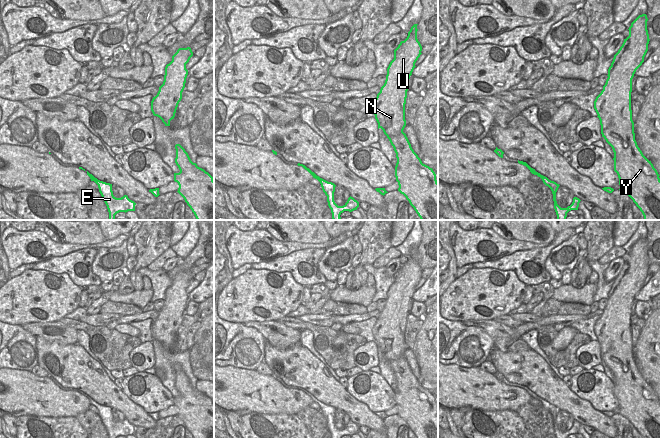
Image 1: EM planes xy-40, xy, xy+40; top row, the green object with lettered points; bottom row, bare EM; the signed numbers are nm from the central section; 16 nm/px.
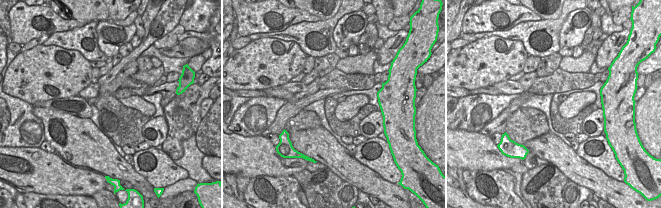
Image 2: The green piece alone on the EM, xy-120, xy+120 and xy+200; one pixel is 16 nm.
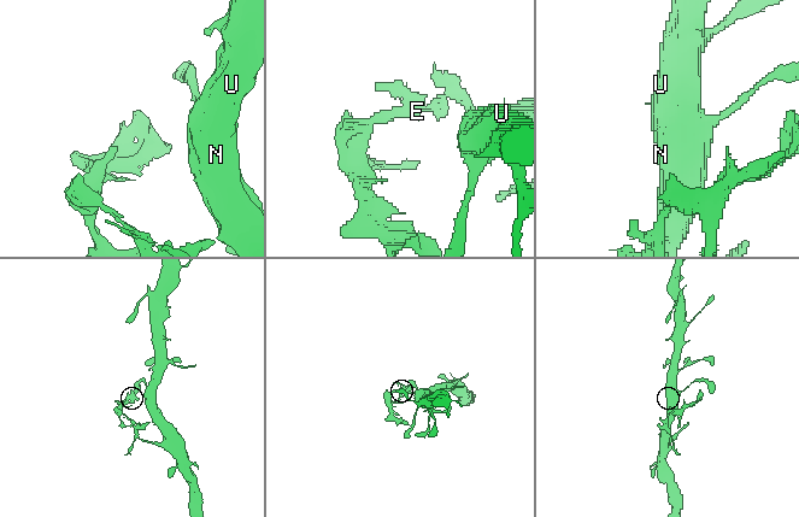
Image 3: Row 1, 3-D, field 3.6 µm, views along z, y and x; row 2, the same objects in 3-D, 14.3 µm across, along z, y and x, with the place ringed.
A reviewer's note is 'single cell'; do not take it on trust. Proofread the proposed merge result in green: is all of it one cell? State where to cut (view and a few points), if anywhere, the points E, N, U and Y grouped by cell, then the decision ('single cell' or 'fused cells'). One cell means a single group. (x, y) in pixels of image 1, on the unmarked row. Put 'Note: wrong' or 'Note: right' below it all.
no cut; E N U Y; single cell
Note: right

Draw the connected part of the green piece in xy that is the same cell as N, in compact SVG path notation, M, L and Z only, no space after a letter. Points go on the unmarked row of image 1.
M414 248L411 251L407 262L401 265L394 274L394 283L387 292L385 307L377 318L372 333L378 347L378 353L383 354L396 377L395 401L399 409L398 415L406 421L417 438L438 438L438 406L436 398L432 392L422 387L403 356L406 350L405 328L408 307L416 291L415 287L422 278L422 270L417 263L417 249Z

